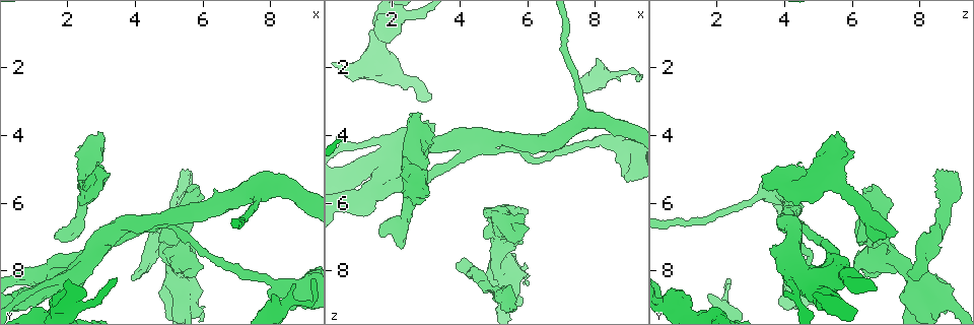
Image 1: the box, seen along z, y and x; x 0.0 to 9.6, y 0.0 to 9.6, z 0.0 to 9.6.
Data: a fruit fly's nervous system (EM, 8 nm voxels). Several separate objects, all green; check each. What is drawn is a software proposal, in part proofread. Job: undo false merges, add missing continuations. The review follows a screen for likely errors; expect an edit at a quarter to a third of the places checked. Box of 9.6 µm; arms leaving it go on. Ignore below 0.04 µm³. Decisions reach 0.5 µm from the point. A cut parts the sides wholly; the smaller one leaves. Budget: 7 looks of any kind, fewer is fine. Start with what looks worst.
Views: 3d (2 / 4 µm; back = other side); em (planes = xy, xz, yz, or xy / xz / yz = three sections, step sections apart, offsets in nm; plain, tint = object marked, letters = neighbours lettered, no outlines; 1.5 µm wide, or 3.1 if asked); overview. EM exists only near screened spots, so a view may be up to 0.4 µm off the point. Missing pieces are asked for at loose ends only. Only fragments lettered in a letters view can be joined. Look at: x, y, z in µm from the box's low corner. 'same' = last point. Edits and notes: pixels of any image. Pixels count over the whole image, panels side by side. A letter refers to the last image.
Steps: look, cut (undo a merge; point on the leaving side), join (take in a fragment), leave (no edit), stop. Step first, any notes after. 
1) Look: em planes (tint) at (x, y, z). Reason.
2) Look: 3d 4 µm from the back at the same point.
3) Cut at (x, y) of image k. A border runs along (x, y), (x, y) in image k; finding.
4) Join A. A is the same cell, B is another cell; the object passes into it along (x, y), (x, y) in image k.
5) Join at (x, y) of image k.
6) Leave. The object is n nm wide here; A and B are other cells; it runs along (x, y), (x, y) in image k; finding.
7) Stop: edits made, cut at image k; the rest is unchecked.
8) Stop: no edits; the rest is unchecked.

Look: em planes (letters) at (5.60, 5.05, 9.00). An open end.

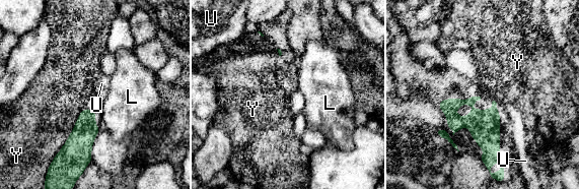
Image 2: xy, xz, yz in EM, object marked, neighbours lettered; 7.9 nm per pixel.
Leave. L, U and Y are other cells; a border runs along (83, 110), (69, 137), (56, 155) in image 2; none of them fits.

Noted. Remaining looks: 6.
Look: 3d 4 µm from the back at (5.80, 5.60, 6.40). Thick end.

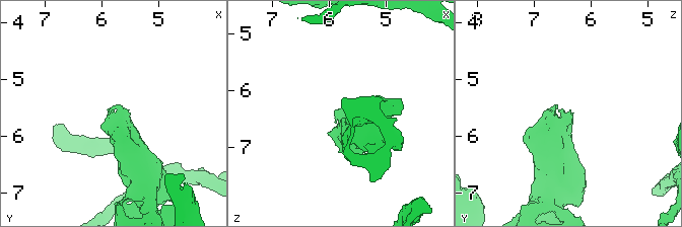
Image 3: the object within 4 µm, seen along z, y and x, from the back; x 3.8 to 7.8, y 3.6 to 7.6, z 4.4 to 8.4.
Look: em planes (letters) at (5.75, 5.55, 6.35). Now the EM.

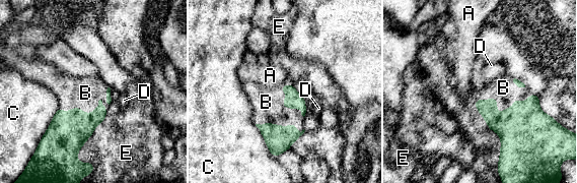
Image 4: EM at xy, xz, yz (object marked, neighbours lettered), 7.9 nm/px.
Join B. B is the same cell, A, C, D and E are other cells; the object passes into it along (523, 129), (497, 113), (503, 87) in image 4; it goes on there.

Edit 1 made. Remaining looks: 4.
Look: em planes (tint) at (8.00, 8.70, 1.70). Stops while still wide.

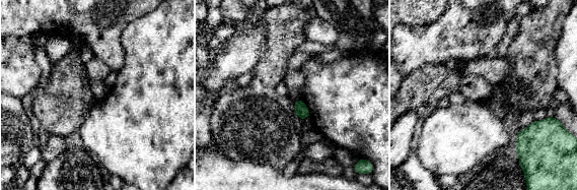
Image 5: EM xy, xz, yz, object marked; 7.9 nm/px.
Look: em planes (letters) at the same point. What lies round it.

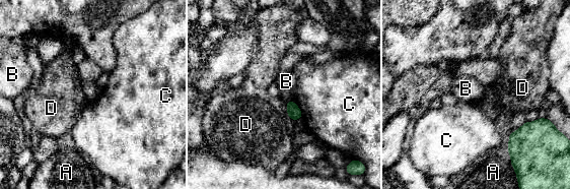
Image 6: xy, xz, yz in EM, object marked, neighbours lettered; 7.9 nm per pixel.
Leave. The longest contact is with C, 160 nm; A, B, C and D are other cells; a border runs along (292, 100), (286, 103) in image 6; none of them fits.

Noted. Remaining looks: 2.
Stop: edits made, join at image 4; the rest is unchecked.

